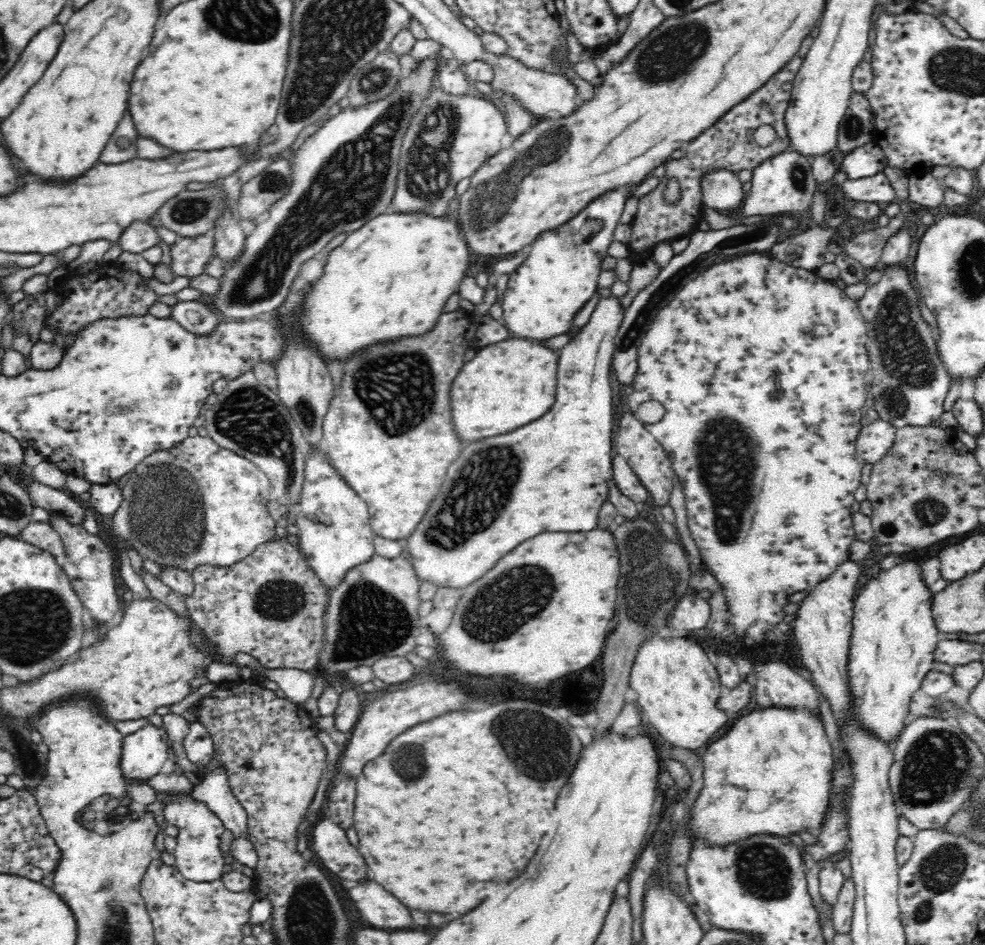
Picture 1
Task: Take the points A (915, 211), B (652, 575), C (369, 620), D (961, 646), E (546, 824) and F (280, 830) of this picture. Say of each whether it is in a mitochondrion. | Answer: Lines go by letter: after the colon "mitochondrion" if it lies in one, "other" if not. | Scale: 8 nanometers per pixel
A: other
B: mitochondrion
C: mitochondrion
D: other
E: other
F: other

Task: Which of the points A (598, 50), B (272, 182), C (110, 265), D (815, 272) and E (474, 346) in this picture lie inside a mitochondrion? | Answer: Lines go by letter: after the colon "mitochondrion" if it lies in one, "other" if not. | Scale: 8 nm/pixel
A: other
B: mitochondrion
C: other
D: other
E: other

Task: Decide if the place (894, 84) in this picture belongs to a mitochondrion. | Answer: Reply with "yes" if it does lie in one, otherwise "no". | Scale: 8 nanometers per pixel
no

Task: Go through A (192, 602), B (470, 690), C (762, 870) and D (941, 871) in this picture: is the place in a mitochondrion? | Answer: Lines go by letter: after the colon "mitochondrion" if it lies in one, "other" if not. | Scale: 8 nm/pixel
A: other
B: other
C: mitochondrion
D: mitochondrion

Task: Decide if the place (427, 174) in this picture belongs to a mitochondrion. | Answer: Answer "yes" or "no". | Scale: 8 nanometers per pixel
yes

